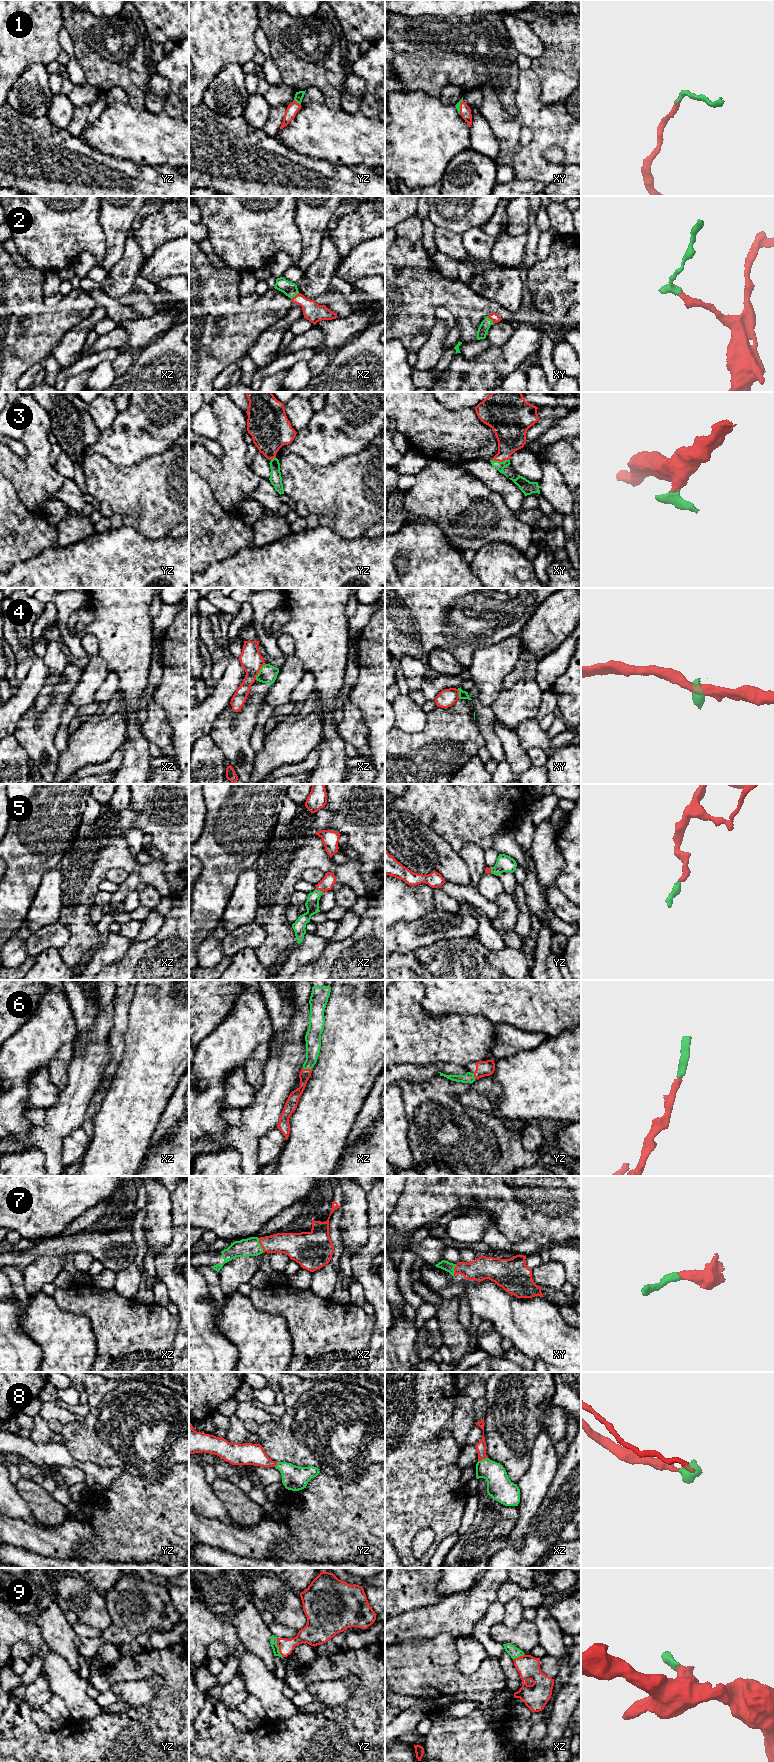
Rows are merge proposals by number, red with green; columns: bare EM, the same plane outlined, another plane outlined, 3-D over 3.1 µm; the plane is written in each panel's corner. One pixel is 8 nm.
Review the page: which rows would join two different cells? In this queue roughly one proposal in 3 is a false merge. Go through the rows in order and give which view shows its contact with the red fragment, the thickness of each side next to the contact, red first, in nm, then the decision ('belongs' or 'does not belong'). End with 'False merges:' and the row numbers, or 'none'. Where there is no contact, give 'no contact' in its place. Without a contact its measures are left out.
1: contact in yz; calibres 90 and 70 nm; belongs
2: contact in xz; calibres 150 and 120 nm; belongs
3: contact in xy; calibres 240 and 70 nm; belongs
4: contact in xz; calibres 180 and 140 nm; does not belong
5: contact in xz; calibres 100 and 110 nm; belongs
6: contact in xz; calibres 90 and 130 nm; belongs
7: contact in xz; calibres 190 and 140 nm; belongs
8: contact in xz; calibres 80 and 200 nm; belongs
9: contact in yz; calibres 130 and 60 nm; belongs
False merges: 4

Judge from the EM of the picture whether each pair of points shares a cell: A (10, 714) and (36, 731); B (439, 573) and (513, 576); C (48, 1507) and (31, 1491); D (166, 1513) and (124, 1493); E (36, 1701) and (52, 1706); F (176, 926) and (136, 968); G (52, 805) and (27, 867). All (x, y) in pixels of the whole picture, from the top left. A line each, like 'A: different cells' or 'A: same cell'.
A: different cells
B: same cell
C: same cell
D: same cell
E: different cells
F: same cell
G: same cell

